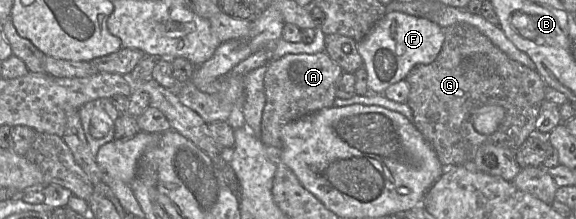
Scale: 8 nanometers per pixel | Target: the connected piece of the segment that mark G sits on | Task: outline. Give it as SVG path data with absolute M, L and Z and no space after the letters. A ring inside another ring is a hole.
M456 23L443 29L444 42L437 58L430 64L414 66L405 78L410 86L406 103L413 113L412 123L433 148L445 169L473 161L479 147L487 143L516 150L536 130L536 120L545 100L547 85L544 80L536 70L510 59L476 27ZM485 105L498 105L505 109L503 121L490 134L477 132L471 123L475 110Z

